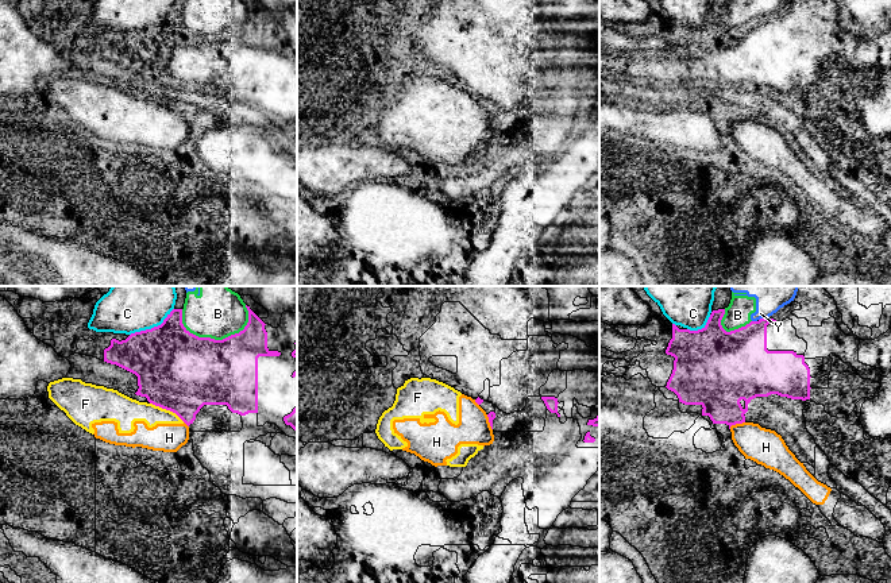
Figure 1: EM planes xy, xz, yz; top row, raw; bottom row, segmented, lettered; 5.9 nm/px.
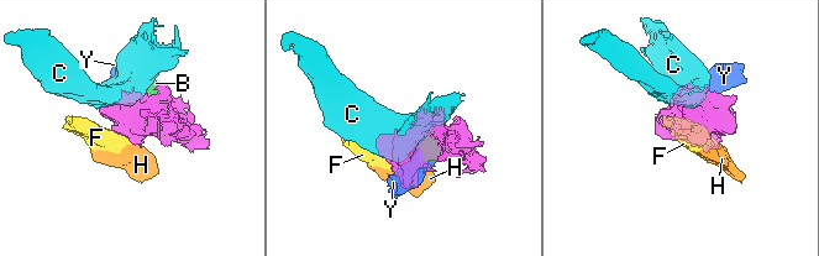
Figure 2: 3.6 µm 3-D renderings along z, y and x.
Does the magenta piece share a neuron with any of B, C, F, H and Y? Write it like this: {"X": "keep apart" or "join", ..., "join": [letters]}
{"B": "keep apart", "C": "keep apart", "F": "keep apart", "H": "keep apart", "Y": "keep apart", "join": []}

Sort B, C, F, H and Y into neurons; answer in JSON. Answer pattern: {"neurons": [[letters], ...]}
{"neurons": [["B", "Y"], ["C"], ["F", "H"]]}

